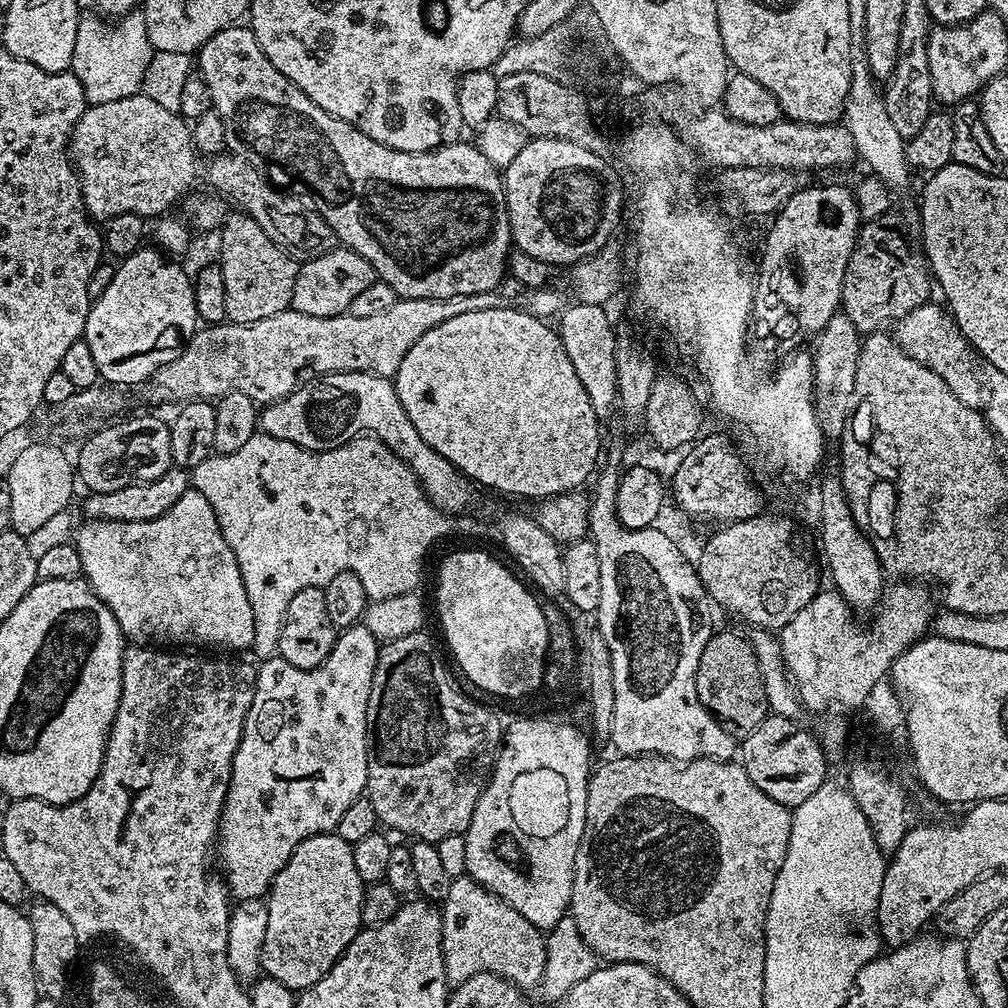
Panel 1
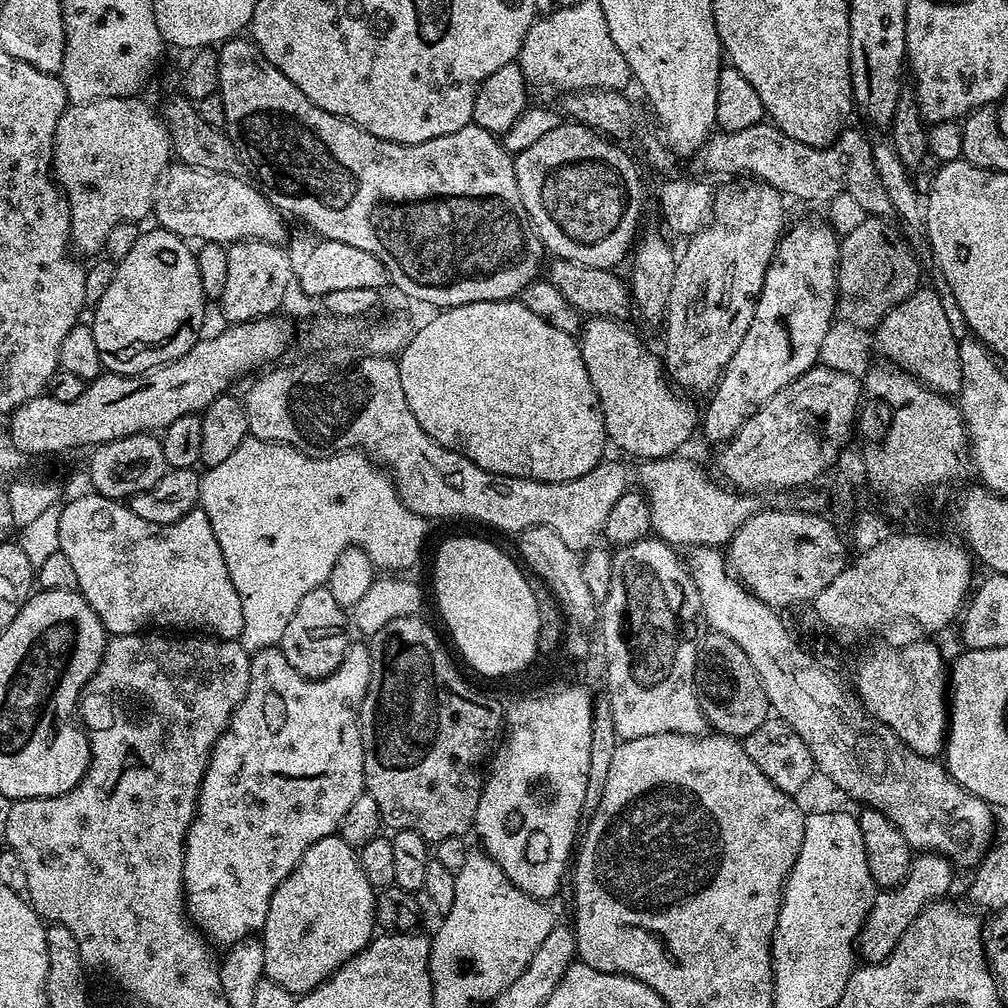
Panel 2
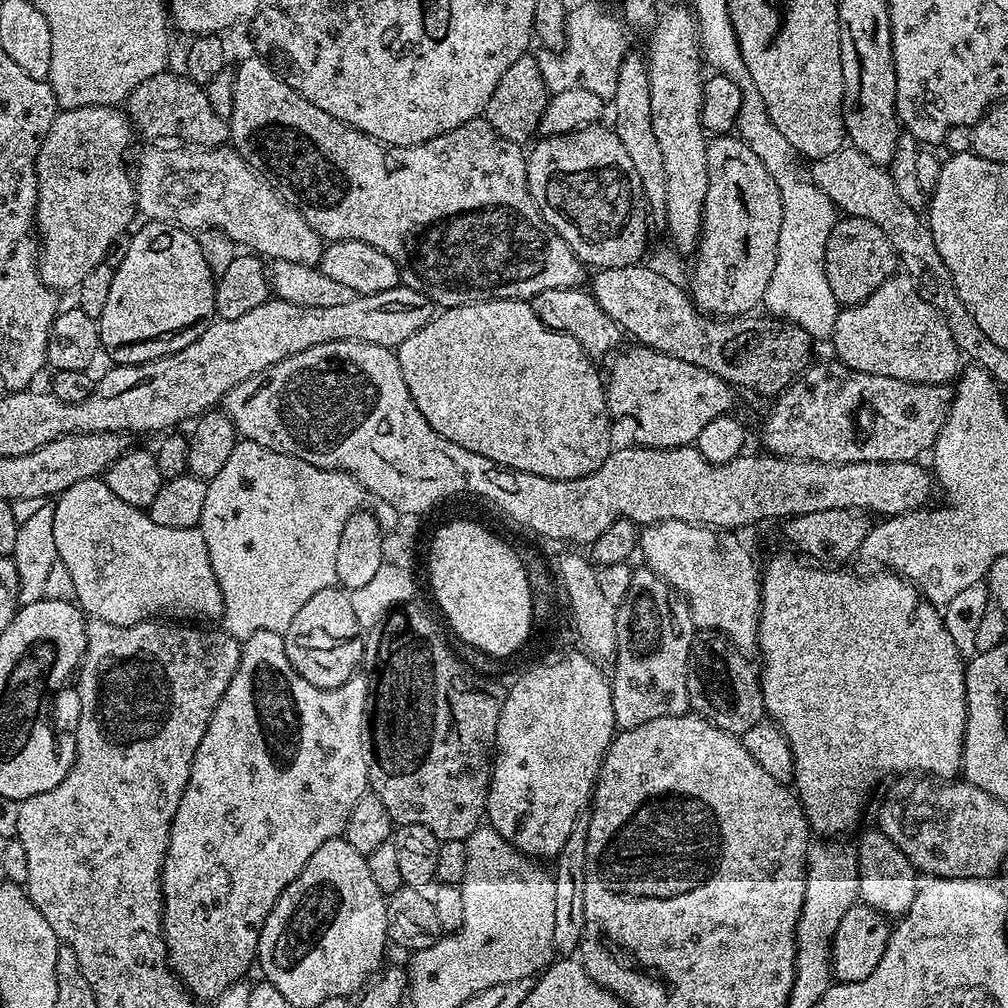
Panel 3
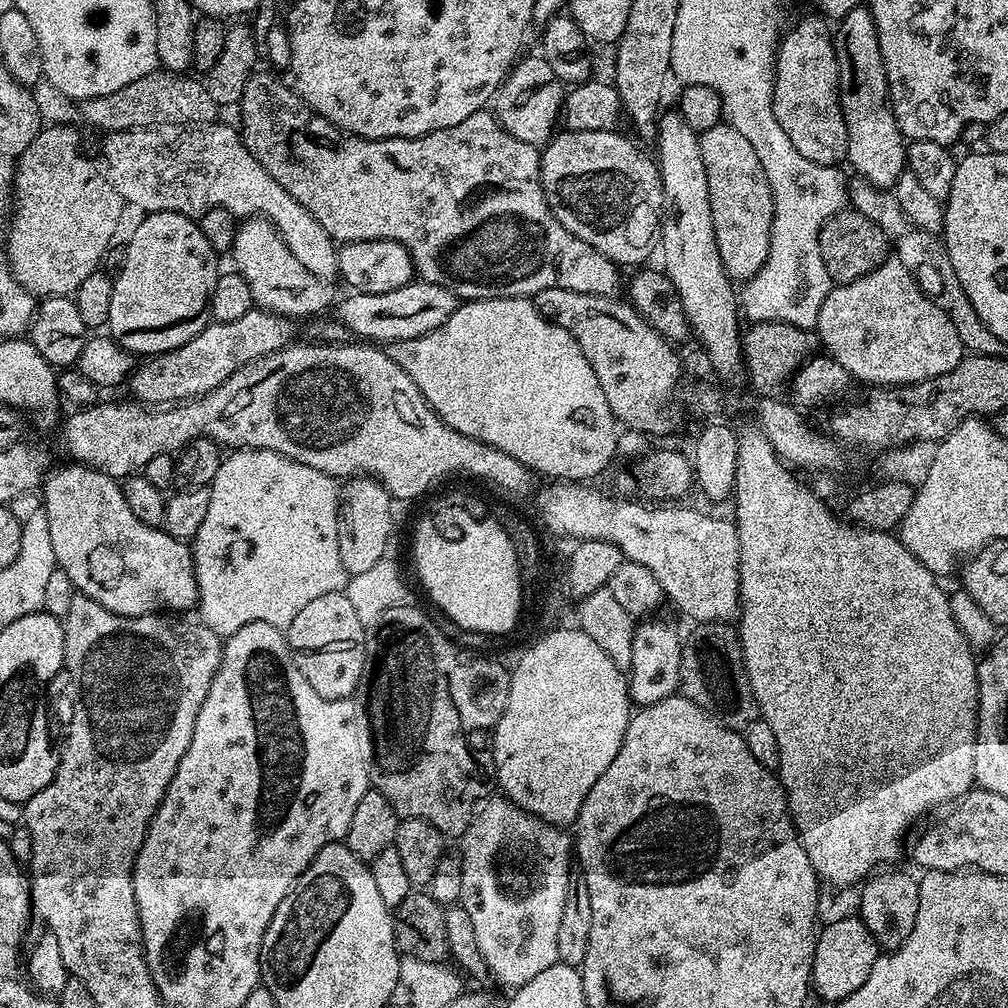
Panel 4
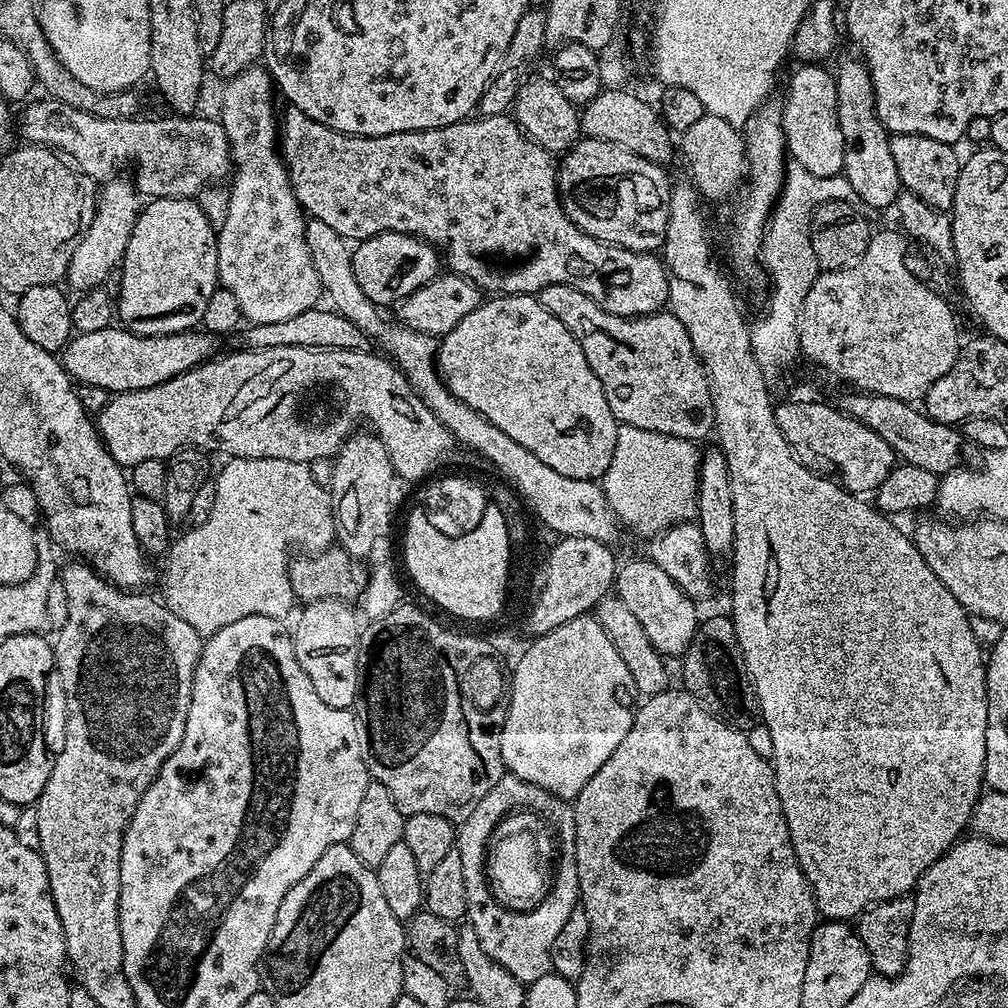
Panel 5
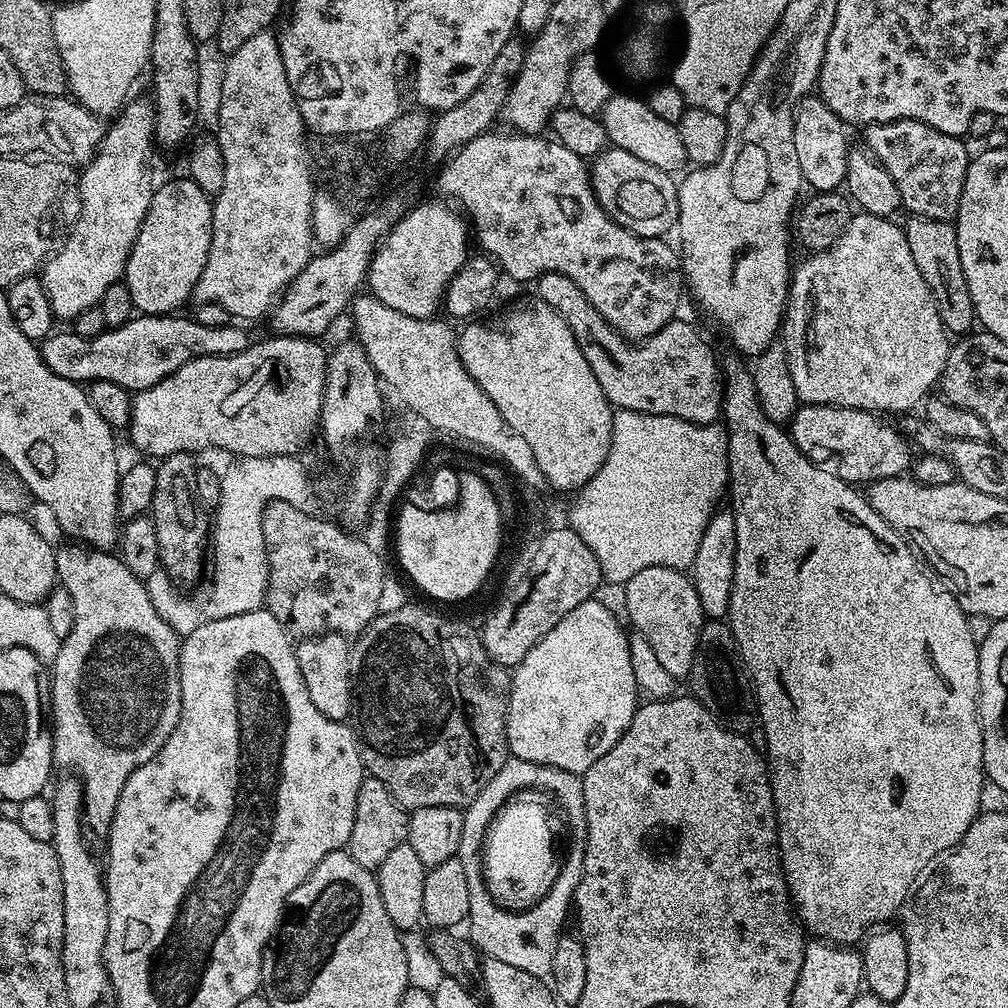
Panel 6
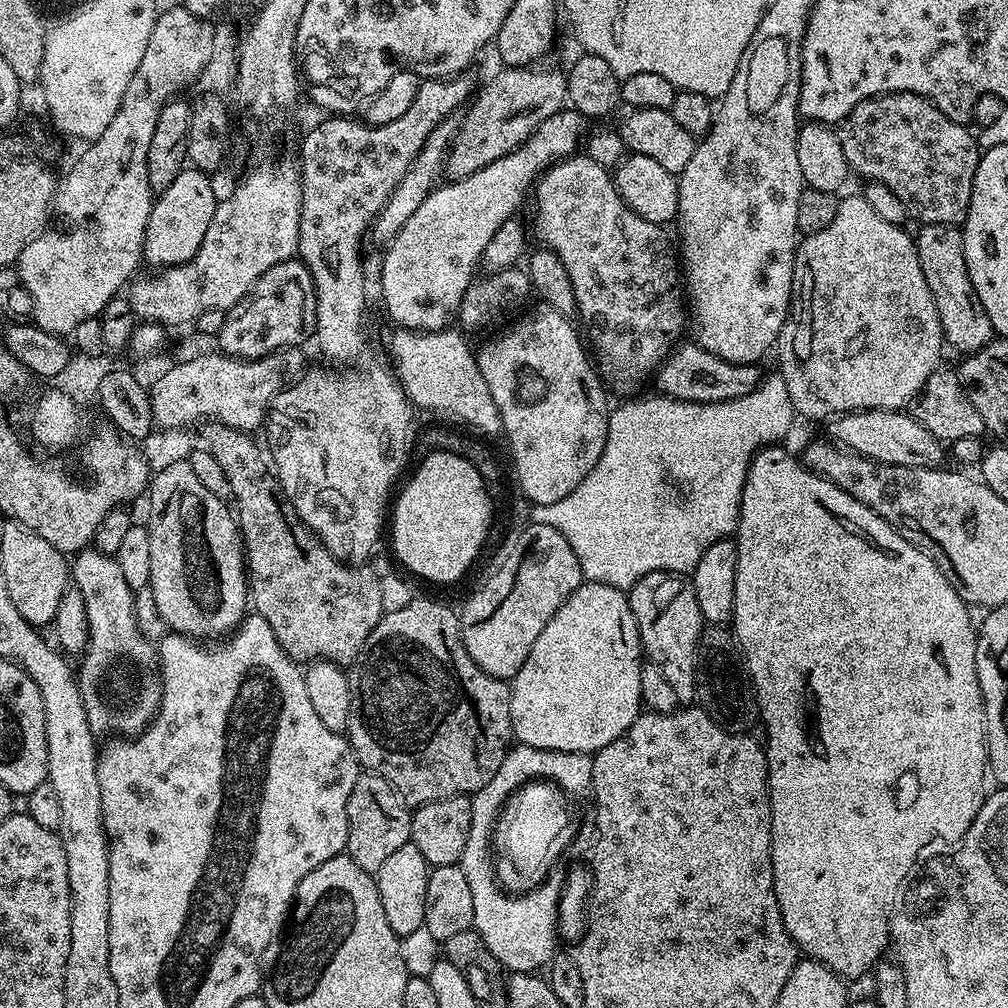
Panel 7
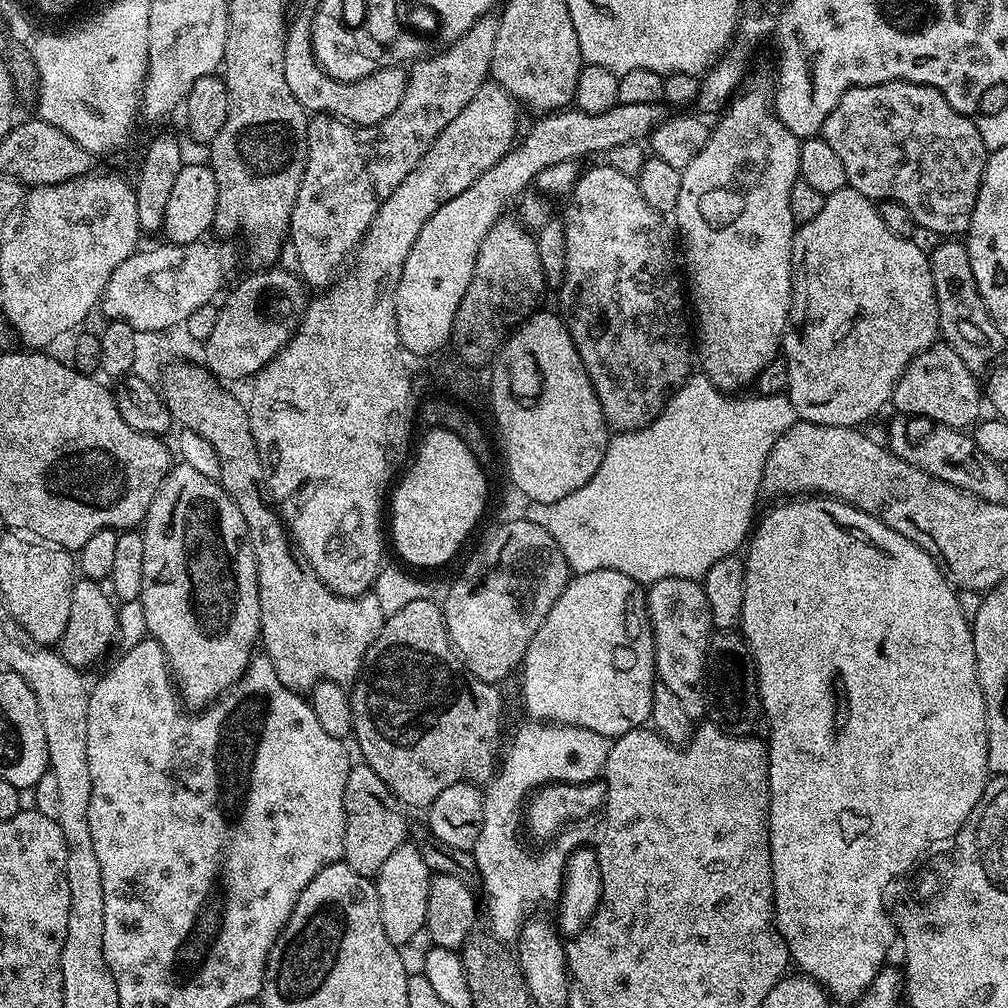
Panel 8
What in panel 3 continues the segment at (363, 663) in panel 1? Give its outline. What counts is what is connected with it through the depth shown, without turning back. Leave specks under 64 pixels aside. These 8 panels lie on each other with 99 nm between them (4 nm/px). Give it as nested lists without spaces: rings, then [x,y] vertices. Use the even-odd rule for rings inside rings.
[[[258,630],[258,634],[254,634],[248,640],[243,641],[240,650],[240,661],[238,662],[238,670],[234,670],[234,678],[230,678],[230,686],[226,686],[226,694],[222,694],[222,698],[218,702],[218,706],[214,710],[214,714],[209,718],[206,726],[206,734],[202,734],[202,742],[198,742],[198,750],[194,754],[194,762],[190,766],[190,778],[186,782],[186,790],[182,794],[182,798],[178,802],[178,808],[172,819],[170,826],[170,834],[168,835],[168,849],[164,855],[164,865],[160,871],[160,893],[164,895],[164,948],[168,952],[168,966],[176,973],[181,984],[188,989],[189,993],[197,1001],[215,1002],[222,993],[226,991],[232,984],[239,984],[245,979],[244,976],[248,972],[248,967],[253,967],[256,960],[256,947],[260,941],[260,931],[266,922],[266,918],[270,914],[270,910],[274,906],[274,902],[278,902],[278,898],[282,894],[282,890],[286,890],[286,886],[290,886],[290,882],[294,882],[294,878],[298,878],[298,874],[302,874],[302,870],[306,866],[306,862],[314,854],[314,850],[318,850],[318,846],[322,846],[322,842],[330,842],[337,839],[343,833],[346,822],[350,818],[350,810],[354,810],[354,806],[358,802],[358,798],[362,798],[364,792],[369,791],[368,786],[368,762],[370,759],[370,680],[367,675],[357,674],[351,676],[346,682],[342,682],[342,686],[337,688],[319,688],[310,682],[306,682],[306,678],[302,678],[298,674],[298,670],[294,670],[294,666],[290,662],[290,658],[286,658],[286,646],[284,645],[284,637],[281,633],[271,632],[270,630]]]

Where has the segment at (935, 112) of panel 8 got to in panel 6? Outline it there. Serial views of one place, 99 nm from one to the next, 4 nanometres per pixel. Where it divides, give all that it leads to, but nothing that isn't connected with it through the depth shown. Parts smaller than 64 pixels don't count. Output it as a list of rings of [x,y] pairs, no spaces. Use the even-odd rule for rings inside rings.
[[[895,120],[885,124],[870,124],[863,129],[863,147],[872,153],[872,157],[894,178],[894,186],[898,186],[900,203],[909,208],[912,216],[925,216],[935,220],[955,221],[958,206],[962,198],[962,186],[966,182],[966,170],[970,159],[970,151],[959,136],[942,134],[942,130],[934,130],[934,126],[926,126],[926,122],[917,120]]]

